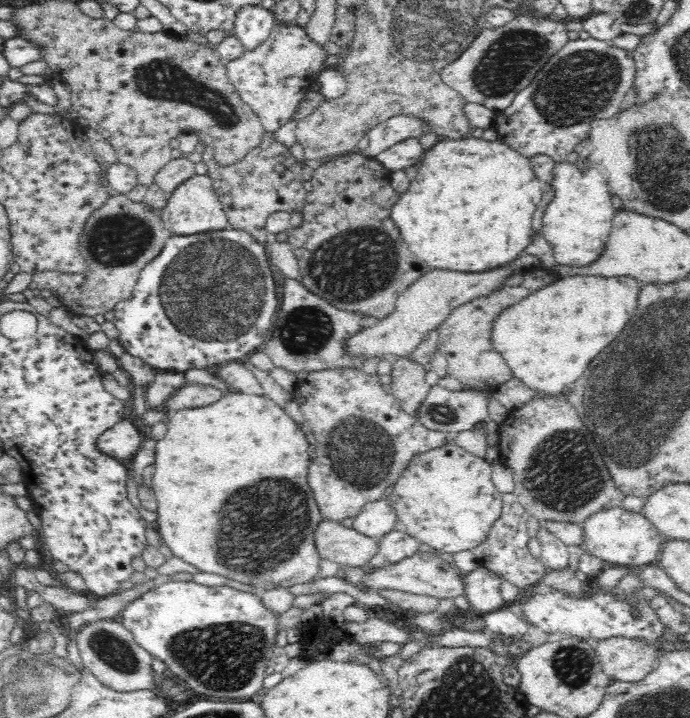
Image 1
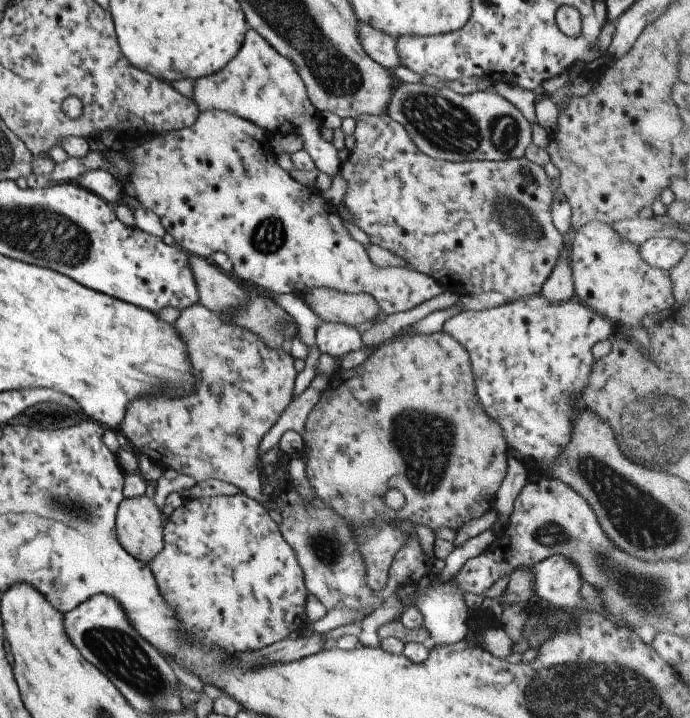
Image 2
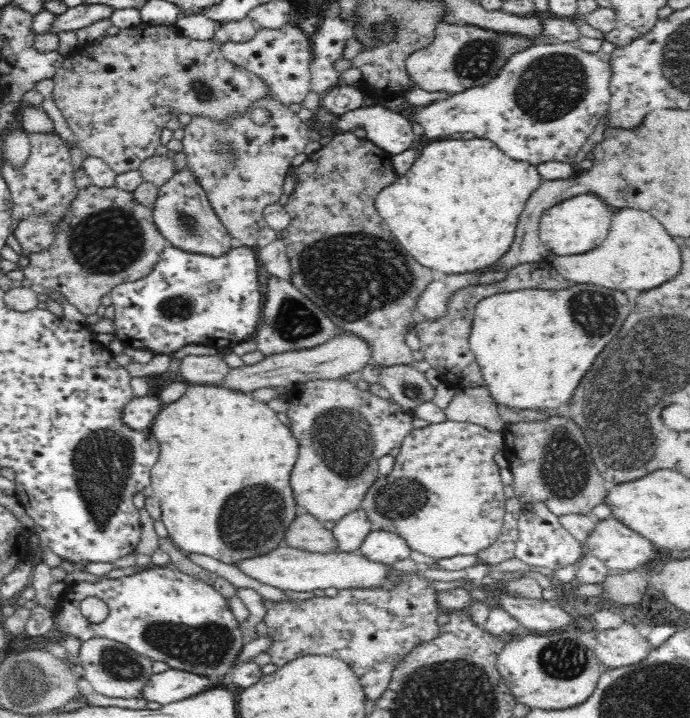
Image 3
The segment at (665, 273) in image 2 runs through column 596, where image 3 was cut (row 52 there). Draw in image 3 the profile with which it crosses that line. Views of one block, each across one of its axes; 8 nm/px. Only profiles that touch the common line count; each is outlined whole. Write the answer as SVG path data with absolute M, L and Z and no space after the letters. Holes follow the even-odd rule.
M288 24L279 29L258 28L254 38L248 42L224 42L220 44L220 50L226 60L248 69L270 86L267 98L289 106L301 104L311 91L311 36L299 26Z

